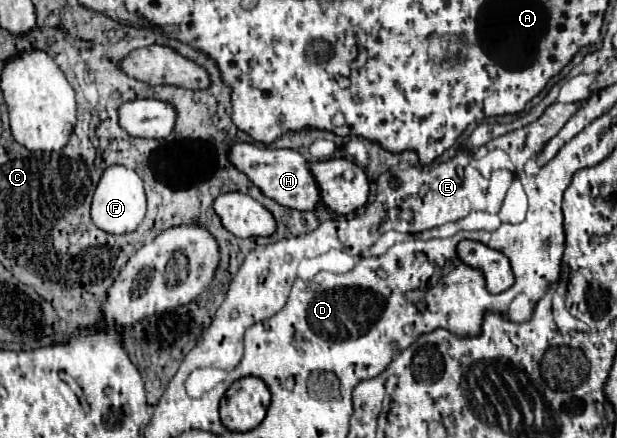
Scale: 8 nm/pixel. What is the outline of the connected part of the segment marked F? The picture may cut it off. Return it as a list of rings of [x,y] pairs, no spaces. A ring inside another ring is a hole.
[[[109,166],[103,172],[97,190],[93,194],[93,202],[91,202],[93,224],[109,234],[129,234],[137,230],[141,220],[145,218],[145,208],[147,208],[147,200],[145,200],[143,180],[139,178],[139,174],[125,166]]]

